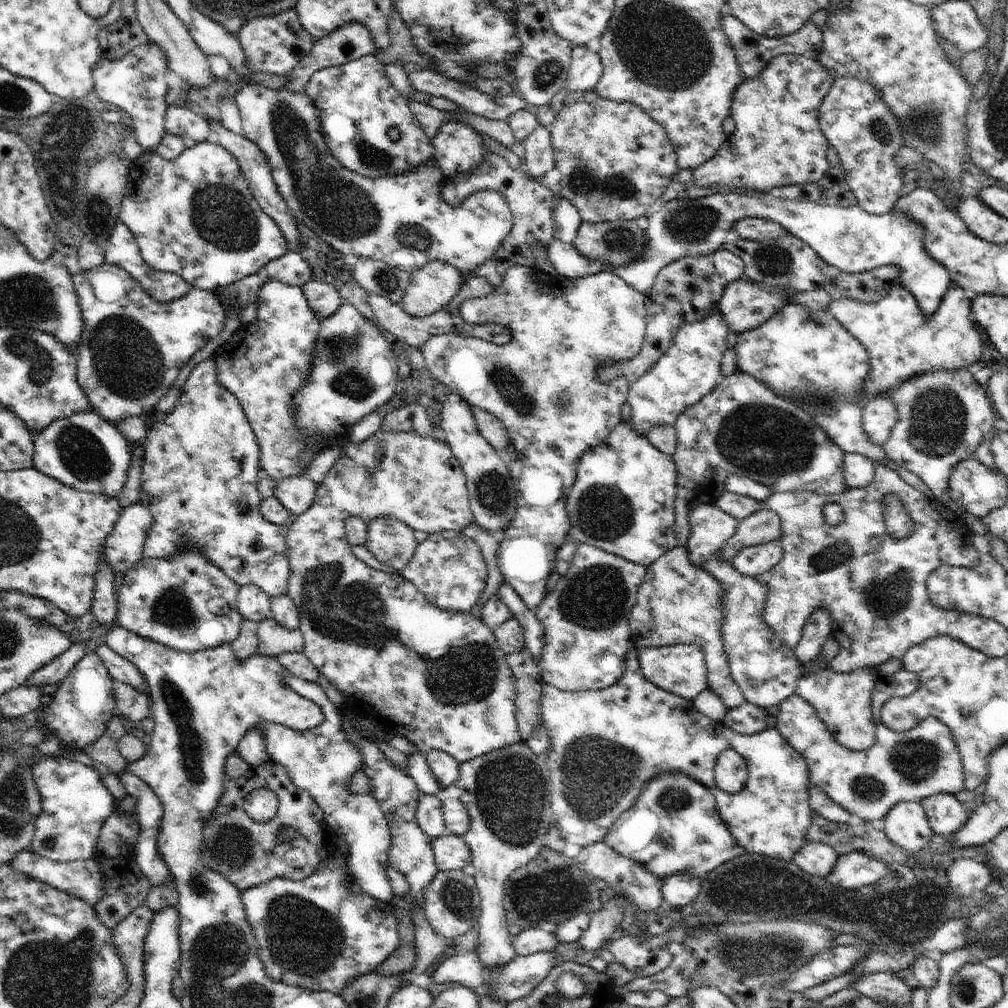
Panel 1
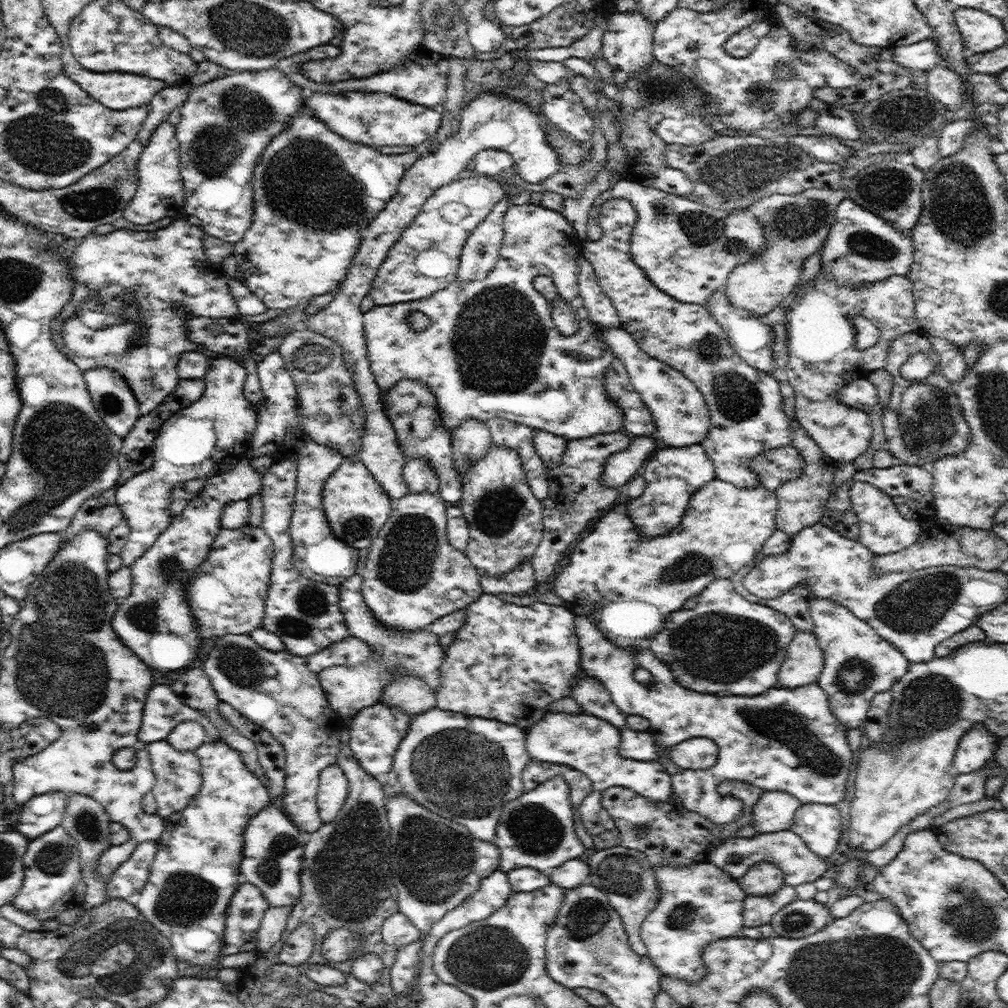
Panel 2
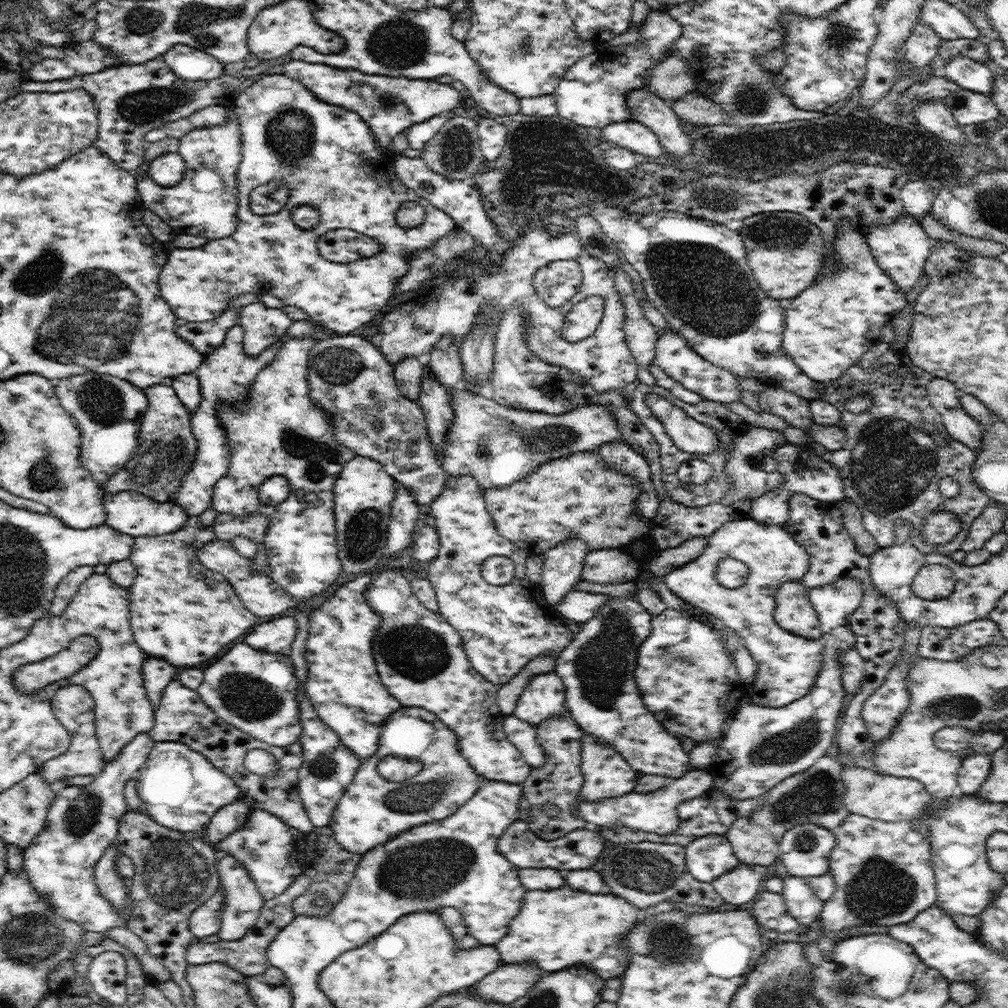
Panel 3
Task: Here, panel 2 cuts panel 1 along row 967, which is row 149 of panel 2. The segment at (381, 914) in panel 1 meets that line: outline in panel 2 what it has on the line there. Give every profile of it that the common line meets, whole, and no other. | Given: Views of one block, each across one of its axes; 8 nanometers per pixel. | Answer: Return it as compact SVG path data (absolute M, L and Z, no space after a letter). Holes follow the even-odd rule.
M306 103L297 110L293 118L289 118L289 124L282 130L278 137L274 136L270 145L264 150L264 153L258 159L256 167L253 171L253 191L254 191L254 216L250 228L246 230L242 240L234 244L234 252L237 262L237 279L247 286L250 292L254 293L267 308L278 310L289 310L297 308L310 302L316 296L322 296L326 292L335 293L338 286L342 284L342 280L348 276L350 264L357 256L362 240L360 232L368 228L368 224L374 220L388 201L398 193L399 185L405 173L416 164L420 156L416 152L408 152L408 154L382 154L374 146L366 146L360 142L356 143L346 140L342 136L336 135L327 124L315 116L315 114L307 107Z

